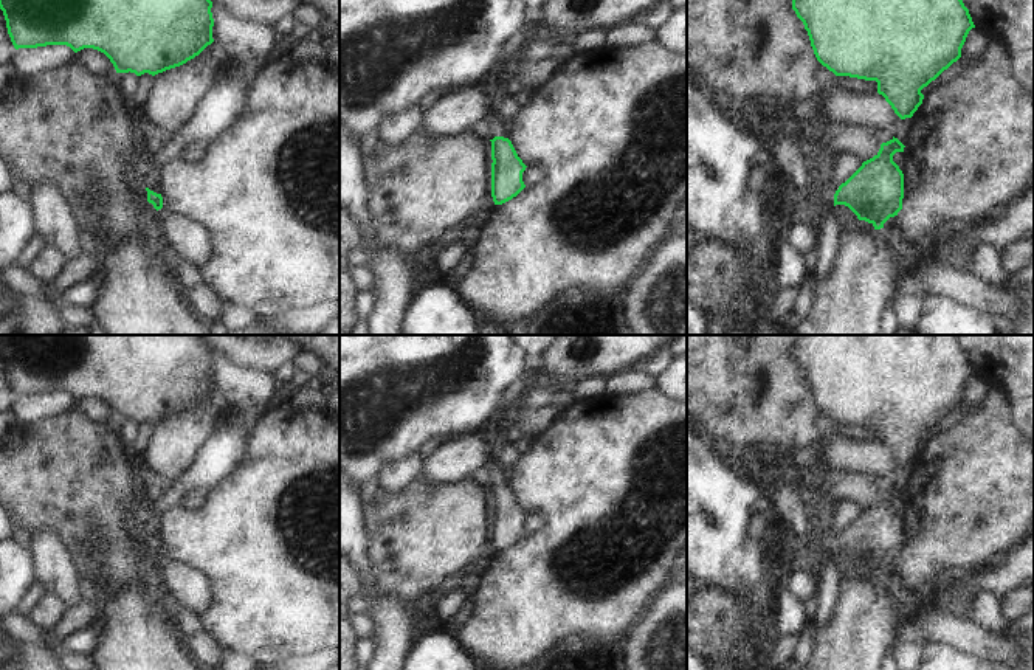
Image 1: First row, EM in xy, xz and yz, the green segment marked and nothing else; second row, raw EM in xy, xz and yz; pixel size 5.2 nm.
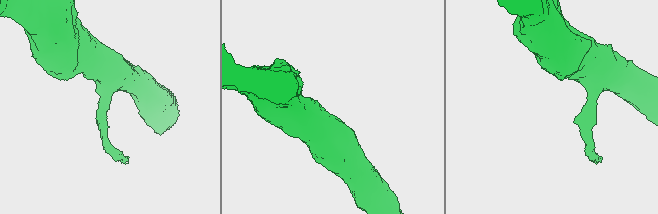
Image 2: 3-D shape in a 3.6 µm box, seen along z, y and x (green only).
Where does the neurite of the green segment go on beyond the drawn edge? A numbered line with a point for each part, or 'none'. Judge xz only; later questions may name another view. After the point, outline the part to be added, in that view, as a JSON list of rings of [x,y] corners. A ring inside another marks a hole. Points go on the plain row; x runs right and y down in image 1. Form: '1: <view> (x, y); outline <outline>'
1: xz (495, 475); outline [[[487,462],[484,470],[487,471],[488,487],[495,484],[507,485],[507,471],[502,471],[493,462]]]

